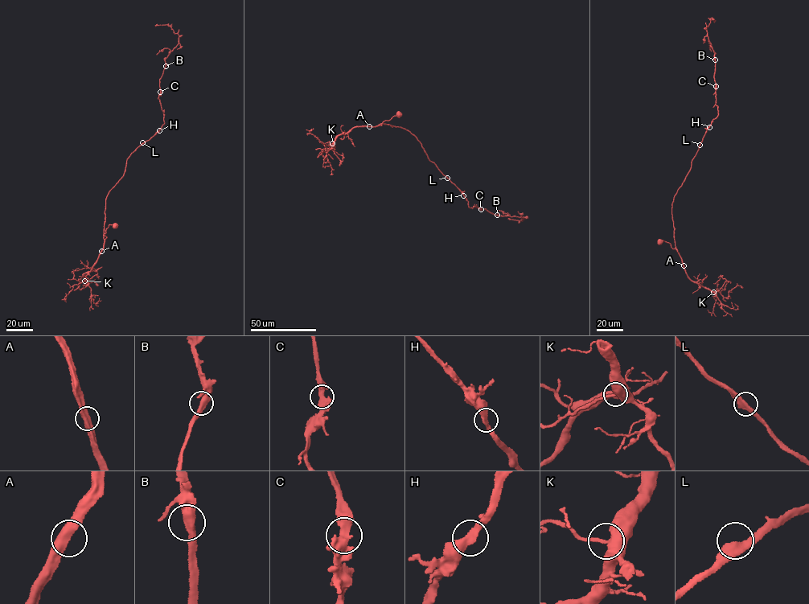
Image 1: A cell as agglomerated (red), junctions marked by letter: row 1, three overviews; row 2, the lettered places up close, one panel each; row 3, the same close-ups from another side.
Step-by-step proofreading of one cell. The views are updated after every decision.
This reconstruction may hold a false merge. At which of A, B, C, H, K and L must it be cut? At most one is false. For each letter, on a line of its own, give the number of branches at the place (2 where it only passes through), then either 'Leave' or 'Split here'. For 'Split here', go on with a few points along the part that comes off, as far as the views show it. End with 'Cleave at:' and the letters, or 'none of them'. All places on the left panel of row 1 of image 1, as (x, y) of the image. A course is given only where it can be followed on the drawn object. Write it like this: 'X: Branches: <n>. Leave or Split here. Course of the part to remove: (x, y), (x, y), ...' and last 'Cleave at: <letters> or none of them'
A: Branches: 2. Leave
B: Branches: 2. Leave
C: Branches: 2. Leave
H: Branches: 2. Leave
K: Branches: 2. Leave
L: Branches: 2. Leave
Cleave at: none of them

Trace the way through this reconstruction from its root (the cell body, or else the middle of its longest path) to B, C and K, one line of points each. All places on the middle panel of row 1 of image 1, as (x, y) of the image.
B: (399, 114), (382, 123), (404, 128), (414, 135), (429, 158), (461, 191), (469, 207), (485, 209), (497, 215)
C: (399, 114), (382, 123), (404, 128), (414, 135), (429, 158), (461, 191), (469, 207), (481, 209)
K: (399, 114), (375, 126), (355, 126), (339, 134), (332, 143)

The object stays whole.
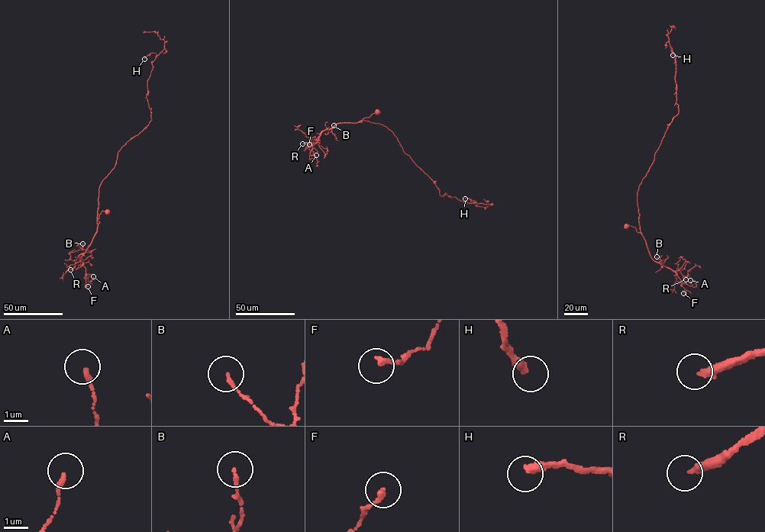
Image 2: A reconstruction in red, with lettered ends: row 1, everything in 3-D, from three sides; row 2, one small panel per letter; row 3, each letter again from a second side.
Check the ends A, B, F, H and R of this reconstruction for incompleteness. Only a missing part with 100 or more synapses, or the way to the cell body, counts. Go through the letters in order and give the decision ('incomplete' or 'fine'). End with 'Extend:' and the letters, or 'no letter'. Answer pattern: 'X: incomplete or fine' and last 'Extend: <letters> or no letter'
A: fine
B: fine
F: fine
H: fine
R: incomplete
Extend: R

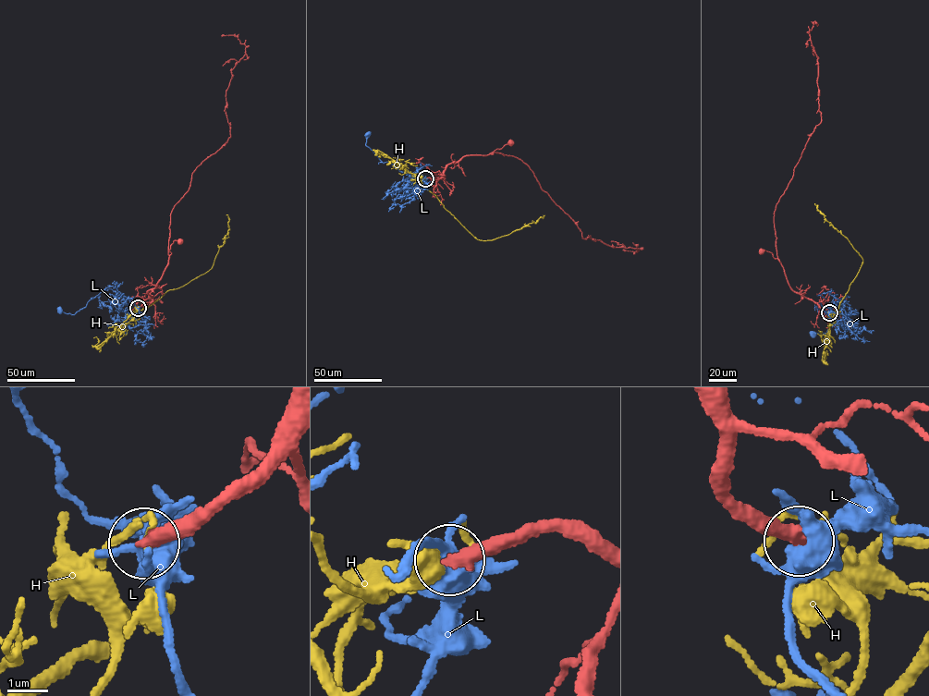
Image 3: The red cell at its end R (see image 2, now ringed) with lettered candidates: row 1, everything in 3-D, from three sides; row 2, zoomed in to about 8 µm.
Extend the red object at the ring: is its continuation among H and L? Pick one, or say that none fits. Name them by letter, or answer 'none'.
none

